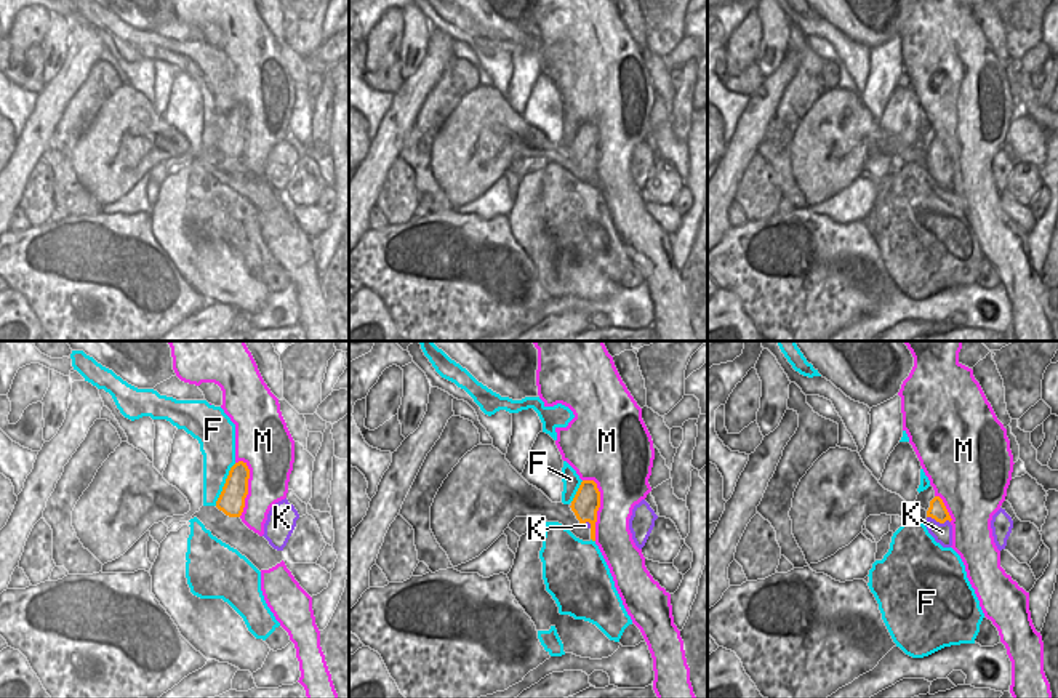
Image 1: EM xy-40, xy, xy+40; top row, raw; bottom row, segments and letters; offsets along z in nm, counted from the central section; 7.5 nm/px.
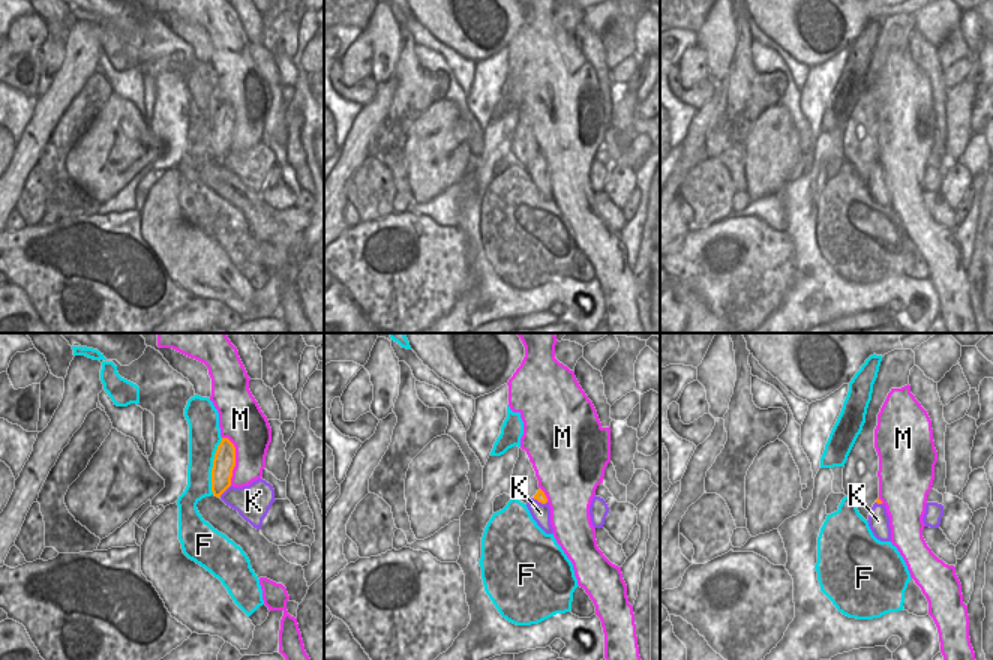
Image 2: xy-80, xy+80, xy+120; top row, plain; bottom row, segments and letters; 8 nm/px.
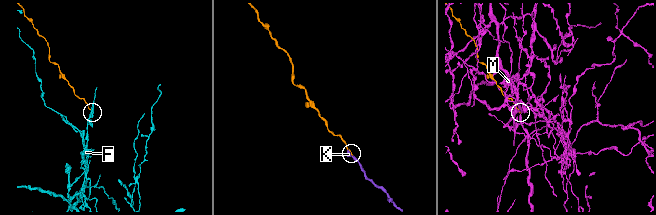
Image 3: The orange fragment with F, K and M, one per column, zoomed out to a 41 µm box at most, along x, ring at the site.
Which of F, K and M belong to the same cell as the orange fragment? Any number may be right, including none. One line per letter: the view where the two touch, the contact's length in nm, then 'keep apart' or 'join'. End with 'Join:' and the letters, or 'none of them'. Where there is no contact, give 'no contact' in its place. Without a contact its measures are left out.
F: meets orange in xy-40; contact 360 nm long; keep apart
K: meets orange in xy+40; contact 190 nm long; join
M: meets orange in xy; contact 480 nm long; keep apart
Join: K

